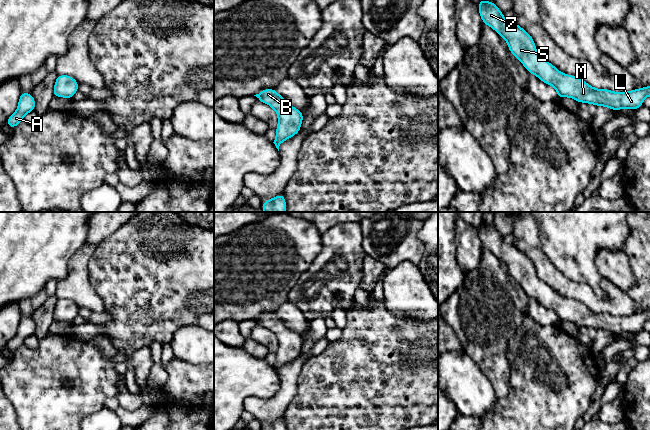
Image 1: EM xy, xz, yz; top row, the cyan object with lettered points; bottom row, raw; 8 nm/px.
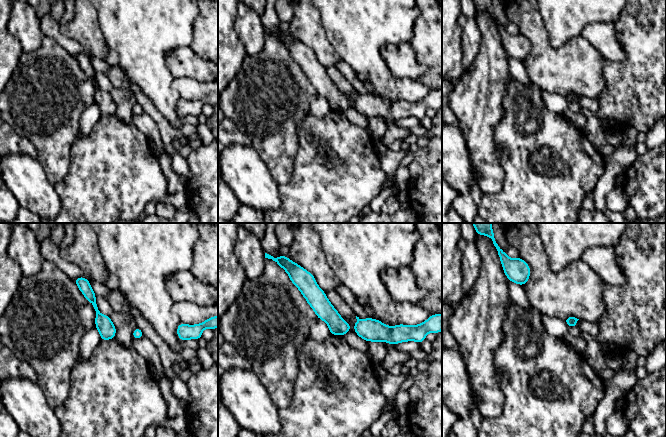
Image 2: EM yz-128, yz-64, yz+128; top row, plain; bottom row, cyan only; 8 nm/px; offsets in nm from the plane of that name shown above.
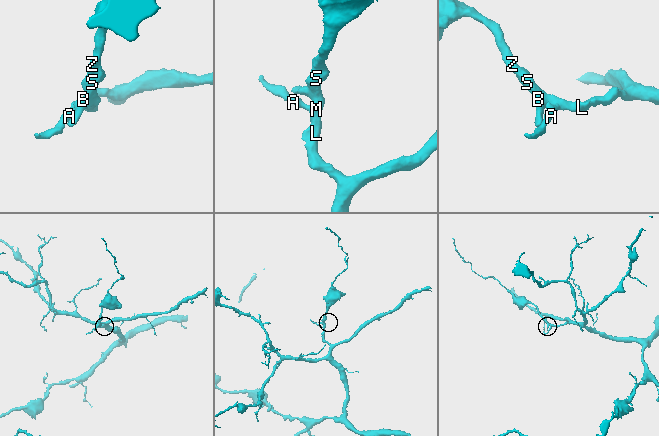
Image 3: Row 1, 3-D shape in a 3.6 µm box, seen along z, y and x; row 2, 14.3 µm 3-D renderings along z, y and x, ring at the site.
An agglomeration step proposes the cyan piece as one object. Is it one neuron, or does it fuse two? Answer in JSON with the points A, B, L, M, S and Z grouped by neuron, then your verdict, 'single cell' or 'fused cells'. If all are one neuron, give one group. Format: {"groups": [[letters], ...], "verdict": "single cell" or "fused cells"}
{"groups": [["A", "B", "L", "M", "S", "Z"]], "verdict": "single cell"}

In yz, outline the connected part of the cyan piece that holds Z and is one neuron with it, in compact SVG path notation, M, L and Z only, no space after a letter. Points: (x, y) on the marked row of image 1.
M481 0L478 10L483 21L502 36L510 52L524 65L526 70L544 83L553 86L558 99L571 97L577 102L606 106L611 110L631 108L637 110L650 95L650 86L628 92L613 92L596 89L580 78L561 73L536 50L533 38L514 21L507 21L494 2Z

